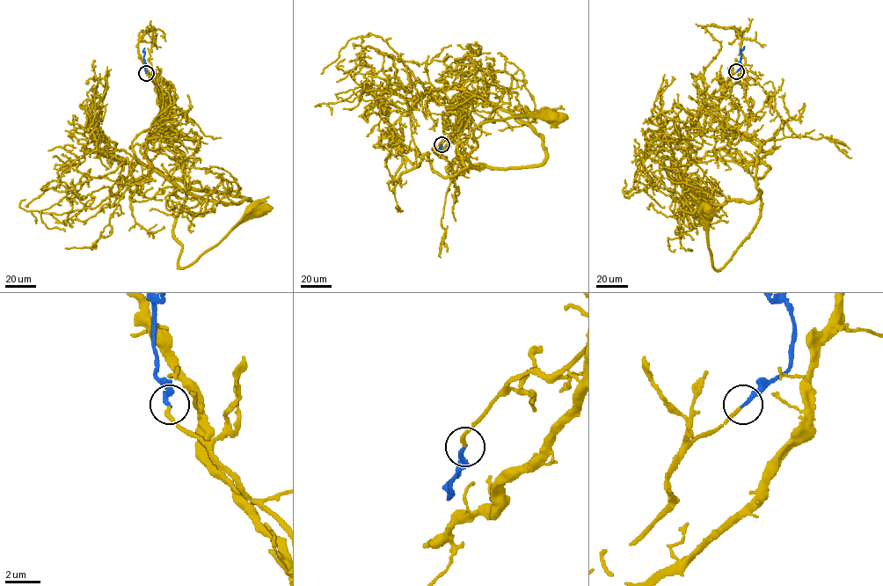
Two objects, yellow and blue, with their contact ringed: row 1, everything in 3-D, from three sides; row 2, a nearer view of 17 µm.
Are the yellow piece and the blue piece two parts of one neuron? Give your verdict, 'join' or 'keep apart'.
join

